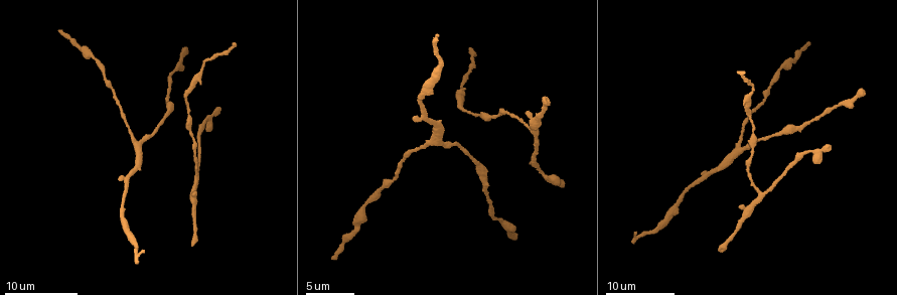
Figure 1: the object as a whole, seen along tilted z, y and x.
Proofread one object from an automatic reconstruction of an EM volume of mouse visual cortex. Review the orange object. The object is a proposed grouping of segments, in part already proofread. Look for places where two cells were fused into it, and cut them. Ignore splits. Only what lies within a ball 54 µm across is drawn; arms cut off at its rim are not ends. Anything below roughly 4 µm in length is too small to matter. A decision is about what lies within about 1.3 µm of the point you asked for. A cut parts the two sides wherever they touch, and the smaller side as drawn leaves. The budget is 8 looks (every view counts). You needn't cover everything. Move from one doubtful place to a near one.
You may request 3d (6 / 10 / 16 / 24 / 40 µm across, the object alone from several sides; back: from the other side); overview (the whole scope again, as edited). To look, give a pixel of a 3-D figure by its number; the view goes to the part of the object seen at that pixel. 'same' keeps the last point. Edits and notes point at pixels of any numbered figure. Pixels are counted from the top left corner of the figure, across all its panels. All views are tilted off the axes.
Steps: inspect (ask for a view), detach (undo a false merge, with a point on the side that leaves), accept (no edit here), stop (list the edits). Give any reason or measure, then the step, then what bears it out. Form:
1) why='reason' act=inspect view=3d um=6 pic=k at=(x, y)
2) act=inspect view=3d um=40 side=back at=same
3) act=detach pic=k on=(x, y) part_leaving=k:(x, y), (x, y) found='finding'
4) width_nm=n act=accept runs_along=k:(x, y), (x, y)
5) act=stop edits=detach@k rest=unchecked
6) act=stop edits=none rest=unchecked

act=inspect view=3d um=10 pic=1 at=(753, 145)

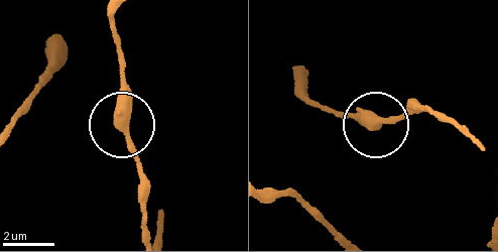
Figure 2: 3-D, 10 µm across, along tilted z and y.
act=inspect view=3d um=6 pic=2 at=(127, 123)

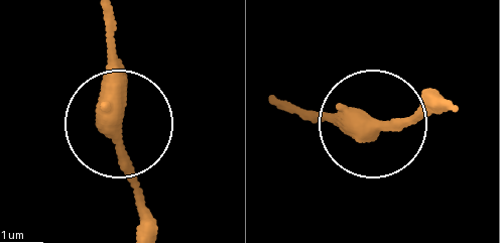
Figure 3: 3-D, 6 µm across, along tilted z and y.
act=accept found='all the same cell'

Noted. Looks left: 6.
act=inspect view=3d um=10 pic=1 at=(199, 175)

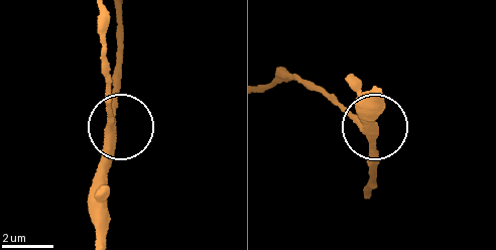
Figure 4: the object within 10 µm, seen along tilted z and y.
act=inspect view=3d um=6 pic=4 at=(110, 131)

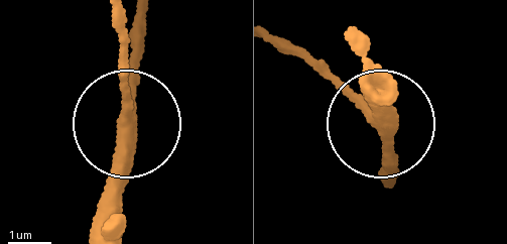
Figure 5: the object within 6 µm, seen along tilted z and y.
arms=3 act=accept found='all the same cell'

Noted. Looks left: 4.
act=inspect view=3d um=10 pic=1 at=(430, 142)

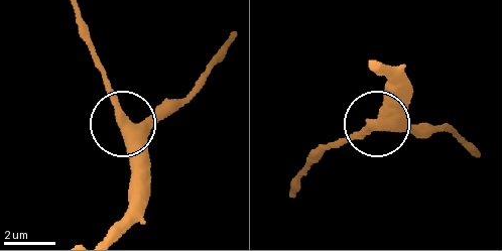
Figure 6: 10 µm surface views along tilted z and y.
act=accept runs_along=6:(211, 68), (186, 95), (130, 124), (98, 66) found='one cell here'

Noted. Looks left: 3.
why='sudden change in width' act=inspect view=3d um=10 pic=1 at=(201, 71)

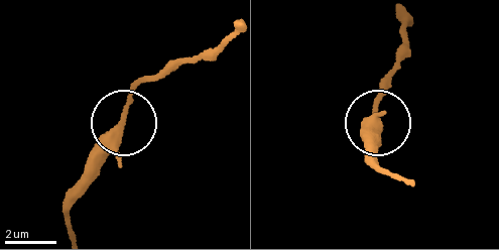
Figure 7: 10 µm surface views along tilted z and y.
act=inspect view=3d um=10 side=back pic=7 at=(118, 125)

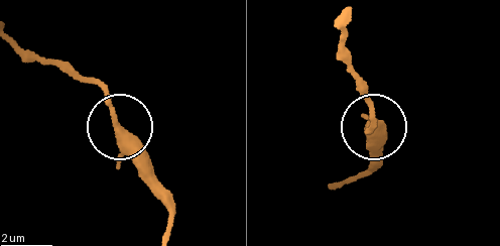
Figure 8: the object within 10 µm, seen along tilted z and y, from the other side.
width_nm=360 act=accept found='all the same cell'

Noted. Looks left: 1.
act=stop edits=none rest=unchecked

